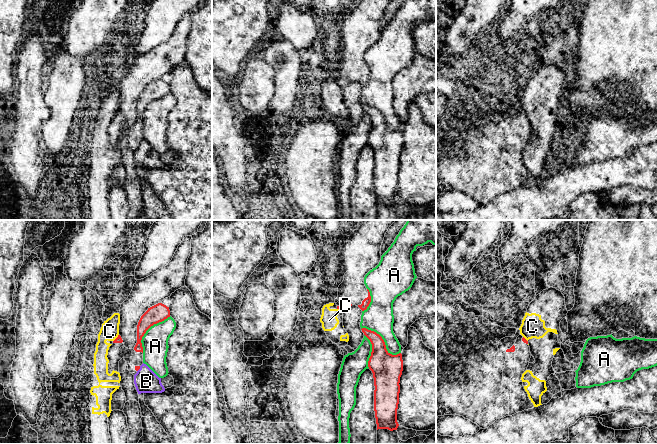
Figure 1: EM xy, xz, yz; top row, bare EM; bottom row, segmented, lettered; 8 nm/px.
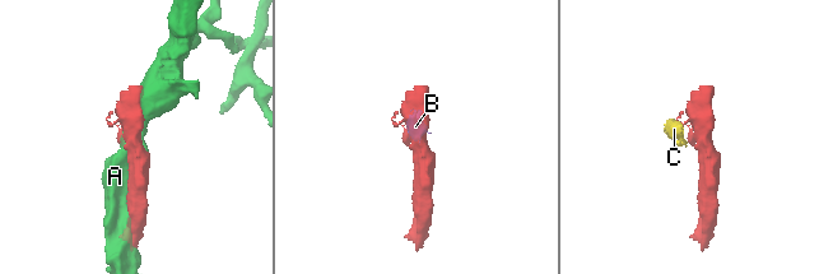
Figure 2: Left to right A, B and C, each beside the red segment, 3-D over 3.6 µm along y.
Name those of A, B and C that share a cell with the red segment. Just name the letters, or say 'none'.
none

